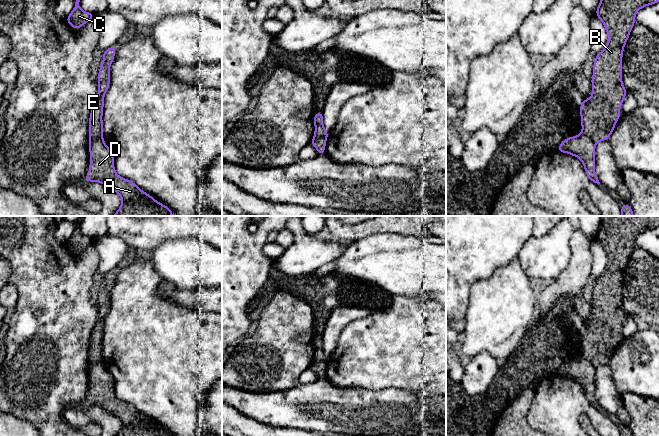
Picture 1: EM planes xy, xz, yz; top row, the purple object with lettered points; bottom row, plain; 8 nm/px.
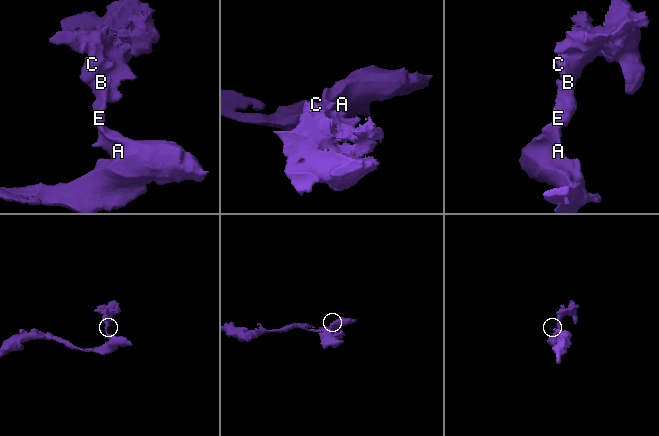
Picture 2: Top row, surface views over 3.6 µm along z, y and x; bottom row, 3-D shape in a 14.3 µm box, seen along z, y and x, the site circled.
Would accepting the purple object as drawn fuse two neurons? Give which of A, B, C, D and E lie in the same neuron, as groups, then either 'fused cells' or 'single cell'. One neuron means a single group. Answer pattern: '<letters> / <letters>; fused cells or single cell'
A D / B C E; fused cells

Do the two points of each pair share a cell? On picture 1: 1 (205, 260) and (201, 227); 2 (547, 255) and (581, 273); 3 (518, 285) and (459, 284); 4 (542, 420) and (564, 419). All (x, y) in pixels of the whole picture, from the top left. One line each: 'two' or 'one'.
1: two
2: two
3: two
4: one

